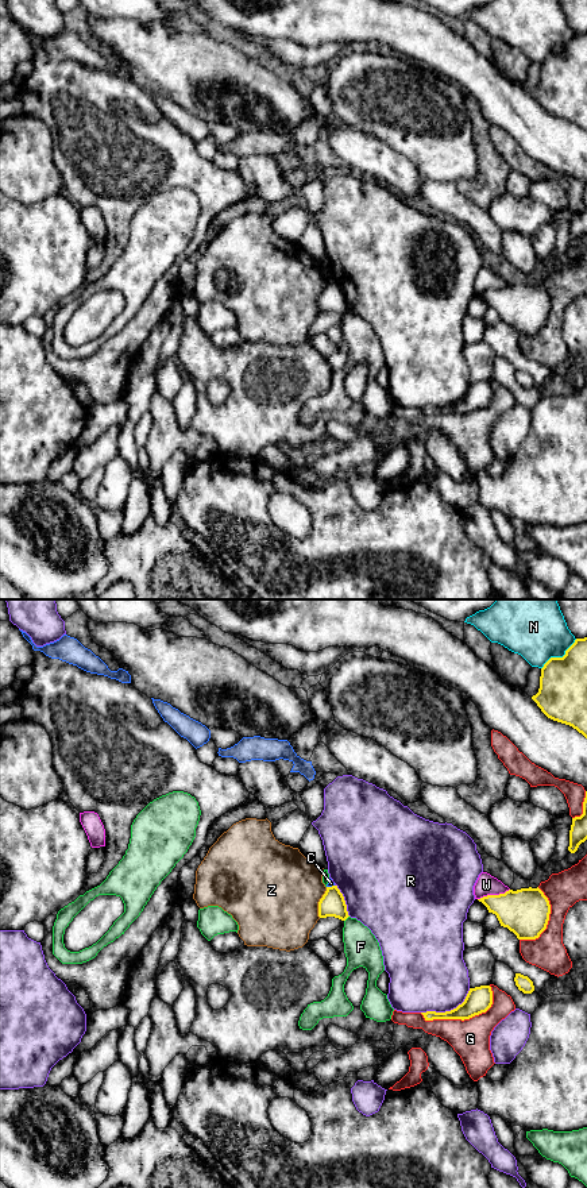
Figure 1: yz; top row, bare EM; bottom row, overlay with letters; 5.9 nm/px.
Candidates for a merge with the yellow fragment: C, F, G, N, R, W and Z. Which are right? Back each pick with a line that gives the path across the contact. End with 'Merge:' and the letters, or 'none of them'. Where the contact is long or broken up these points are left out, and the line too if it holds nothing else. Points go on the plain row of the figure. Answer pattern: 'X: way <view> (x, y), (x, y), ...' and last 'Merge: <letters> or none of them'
Merge: none of them

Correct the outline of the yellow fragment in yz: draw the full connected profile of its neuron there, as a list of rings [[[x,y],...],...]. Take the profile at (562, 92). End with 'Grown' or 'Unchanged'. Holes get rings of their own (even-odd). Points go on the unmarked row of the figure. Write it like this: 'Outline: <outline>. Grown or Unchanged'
Outline: [[[587,32],[576,34],[563,53],[551,53],[544,59],[538,88],[532,94],[548,113],[572,122],[587,134]]]. Unchanged

